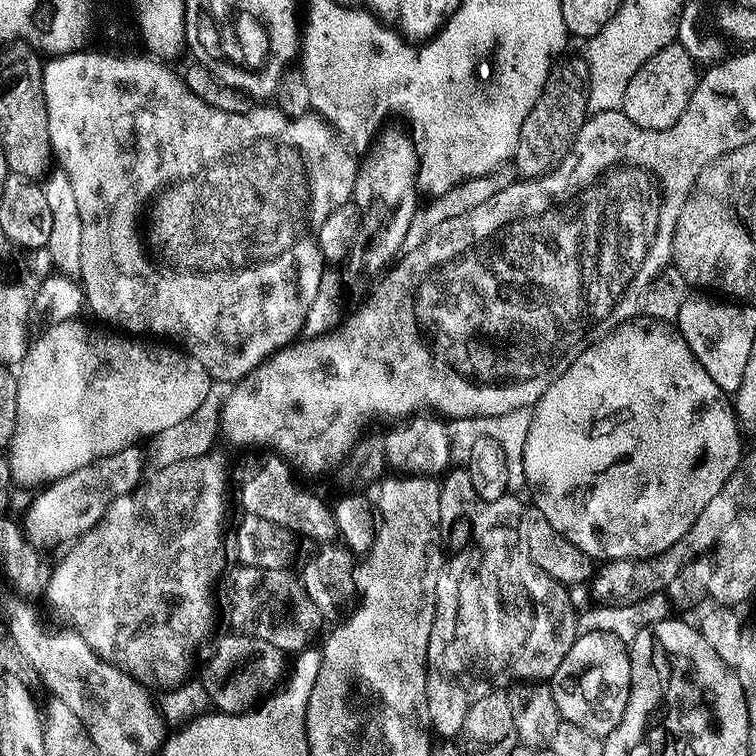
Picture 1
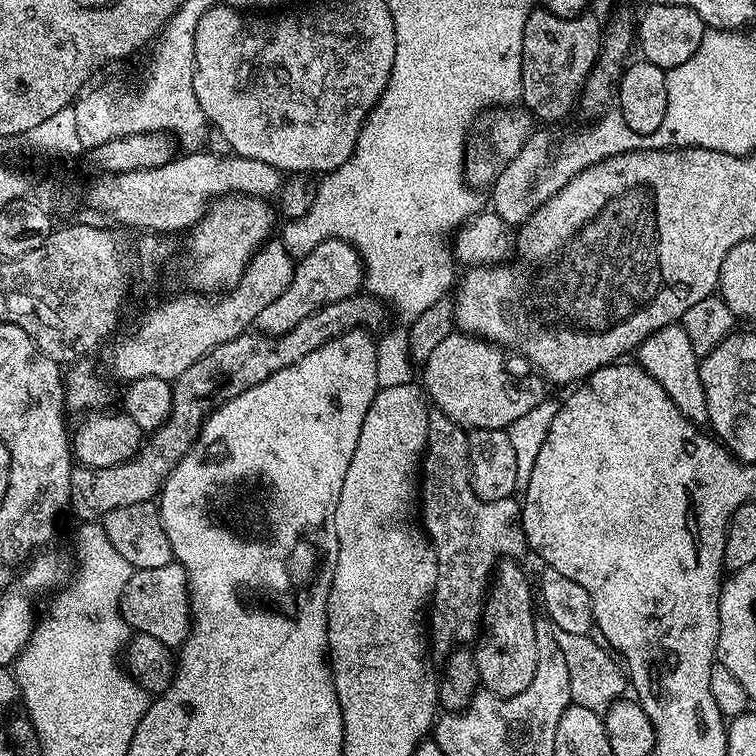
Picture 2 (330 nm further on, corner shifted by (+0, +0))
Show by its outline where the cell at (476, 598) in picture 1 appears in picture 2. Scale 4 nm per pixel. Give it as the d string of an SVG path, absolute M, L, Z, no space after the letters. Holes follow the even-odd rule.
M429 411L428 444L422 457L422 527L438 558L438 578L430 597L430 648L440 658L447 657L454 648L471 645L481 635L484 601L497 565L505 558L520 558L526 552L524 528L520 525L521 505L514 501L483 500L474 494L472 474L468 471L468 432L458 422L446 418L446 414Z

